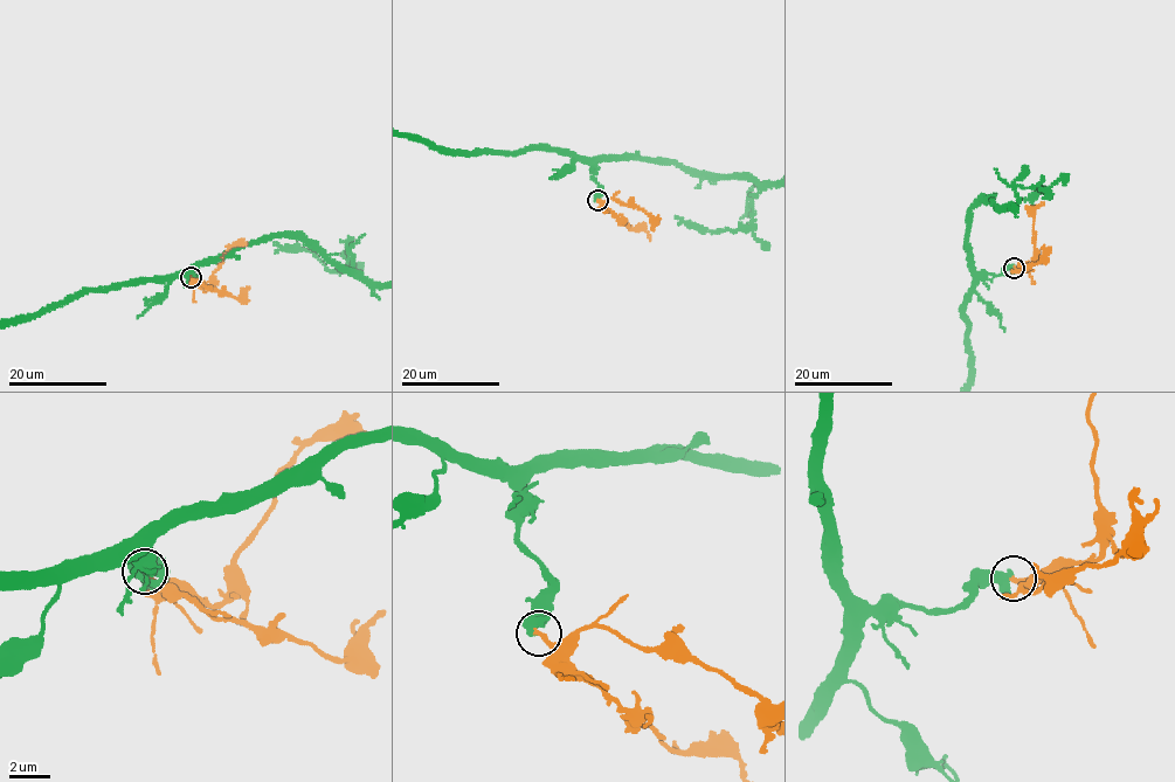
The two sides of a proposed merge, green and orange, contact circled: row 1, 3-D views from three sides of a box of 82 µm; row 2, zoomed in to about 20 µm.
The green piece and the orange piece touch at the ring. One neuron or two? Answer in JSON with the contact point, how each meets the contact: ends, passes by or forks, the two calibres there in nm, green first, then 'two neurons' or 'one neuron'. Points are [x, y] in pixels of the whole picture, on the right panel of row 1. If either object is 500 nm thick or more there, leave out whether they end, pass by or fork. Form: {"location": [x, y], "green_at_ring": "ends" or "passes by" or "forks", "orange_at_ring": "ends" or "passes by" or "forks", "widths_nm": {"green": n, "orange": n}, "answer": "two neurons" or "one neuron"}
{"location": [1014, 268], "green_at_ring": "passes by", "orange_at_ring": "ends", "widths_nm": {"green": 480, "orange": 240}, "answer": "one neuron"}

